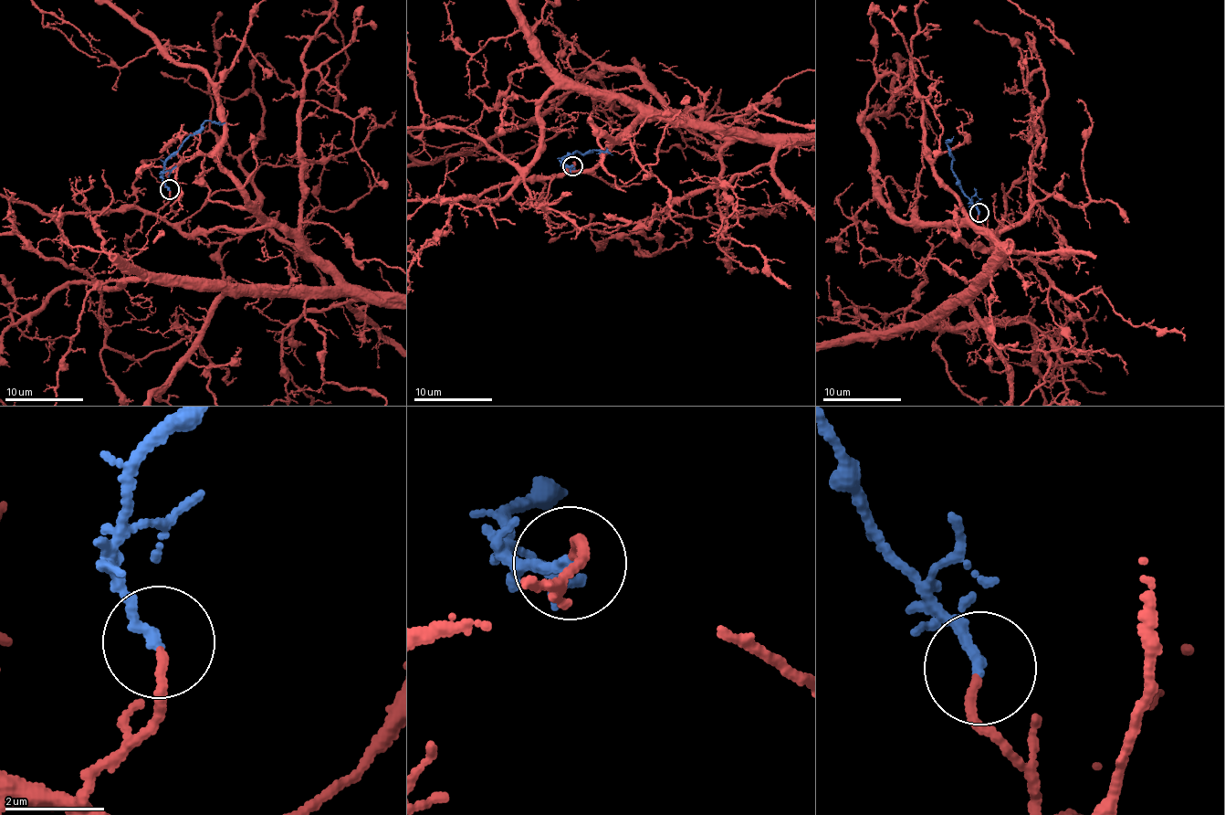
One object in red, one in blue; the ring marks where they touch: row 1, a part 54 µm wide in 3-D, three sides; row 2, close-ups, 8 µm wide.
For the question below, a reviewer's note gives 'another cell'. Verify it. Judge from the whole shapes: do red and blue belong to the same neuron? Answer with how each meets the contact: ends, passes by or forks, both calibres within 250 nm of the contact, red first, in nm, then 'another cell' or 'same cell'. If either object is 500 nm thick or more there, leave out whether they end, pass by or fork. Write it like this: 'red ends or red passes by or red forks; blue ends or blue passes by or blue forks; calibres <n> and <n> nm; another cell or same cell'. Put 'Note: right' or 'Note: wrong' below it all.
red ends; blue ends; calibres 180 and 240 nm; same cell
Note: wrong

